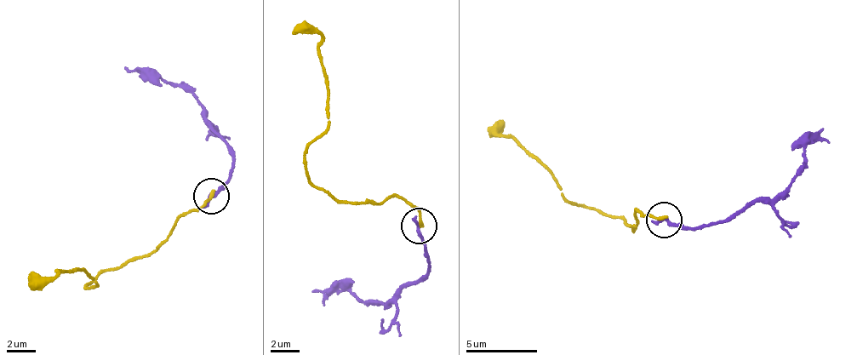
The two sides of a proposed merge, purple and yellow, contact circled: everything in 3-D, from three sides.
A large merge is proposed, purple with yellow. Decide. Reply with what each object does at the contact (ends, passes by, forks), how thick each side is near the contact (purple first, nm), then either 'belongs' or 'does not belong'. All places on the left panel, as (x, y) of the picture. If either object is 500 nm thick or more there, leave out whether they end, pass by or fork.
purple ends | yellow ends | 300/240 nm | does not belong

